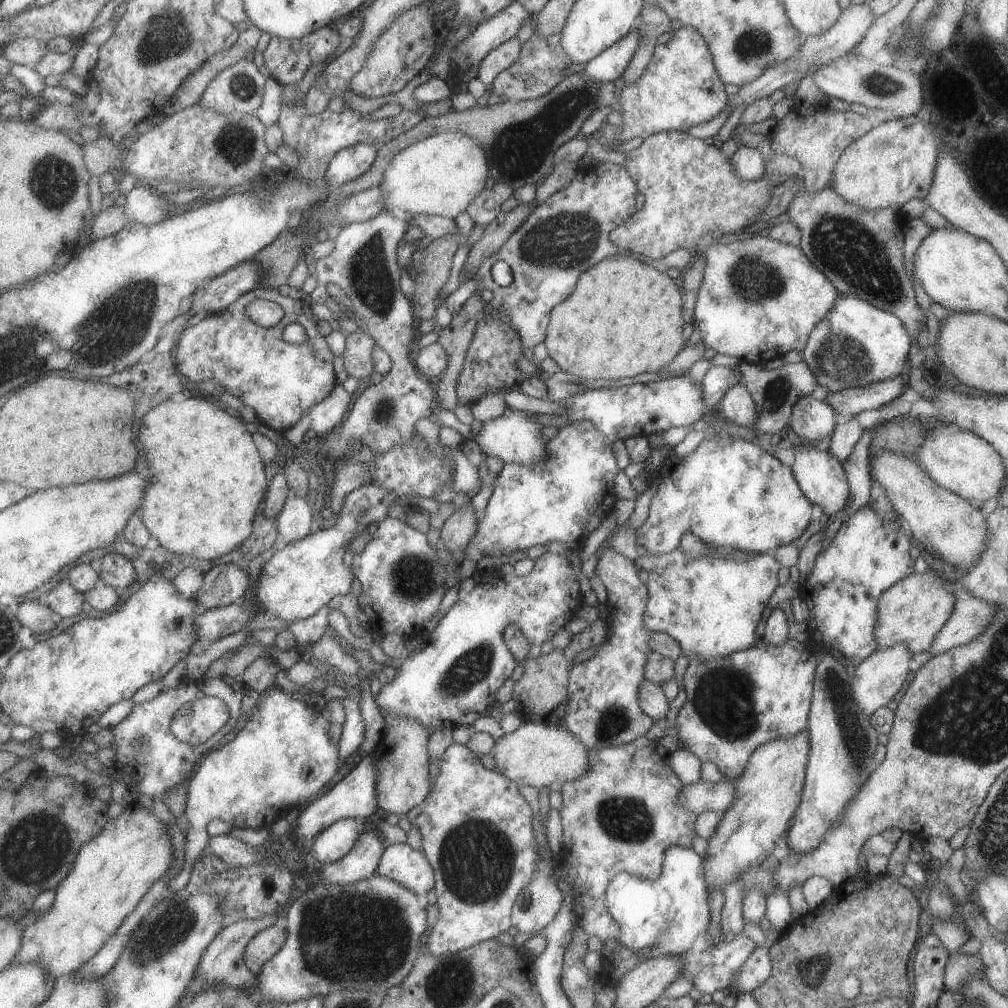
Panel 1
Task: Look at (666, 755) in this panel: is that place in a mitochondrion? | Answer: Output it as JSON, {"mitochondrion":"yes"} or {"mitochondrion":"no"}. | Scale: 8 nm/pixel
{"mitochondrion":"no"}

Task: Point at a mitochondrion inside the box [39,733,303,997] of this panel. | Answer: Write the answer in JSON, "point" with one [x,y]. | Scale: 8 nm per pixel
{"point":[172,927]}

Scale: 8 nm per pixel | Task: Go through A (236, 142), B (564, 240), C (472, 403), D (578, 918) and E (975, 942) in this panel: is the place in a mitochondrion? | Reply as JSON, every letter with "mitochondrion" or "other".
{"A":"mitochondrion","B":"mitochondrion","C":"other","D":"other","E":"other"}

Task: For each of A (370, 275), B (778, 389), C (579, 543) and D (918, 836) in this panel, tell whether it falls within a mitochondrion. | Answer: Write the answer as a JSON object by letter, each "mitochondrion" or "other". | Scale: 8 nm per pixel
{"A":"mitochondrion","B":"mitochondrion","C":"other","D":"other"}

